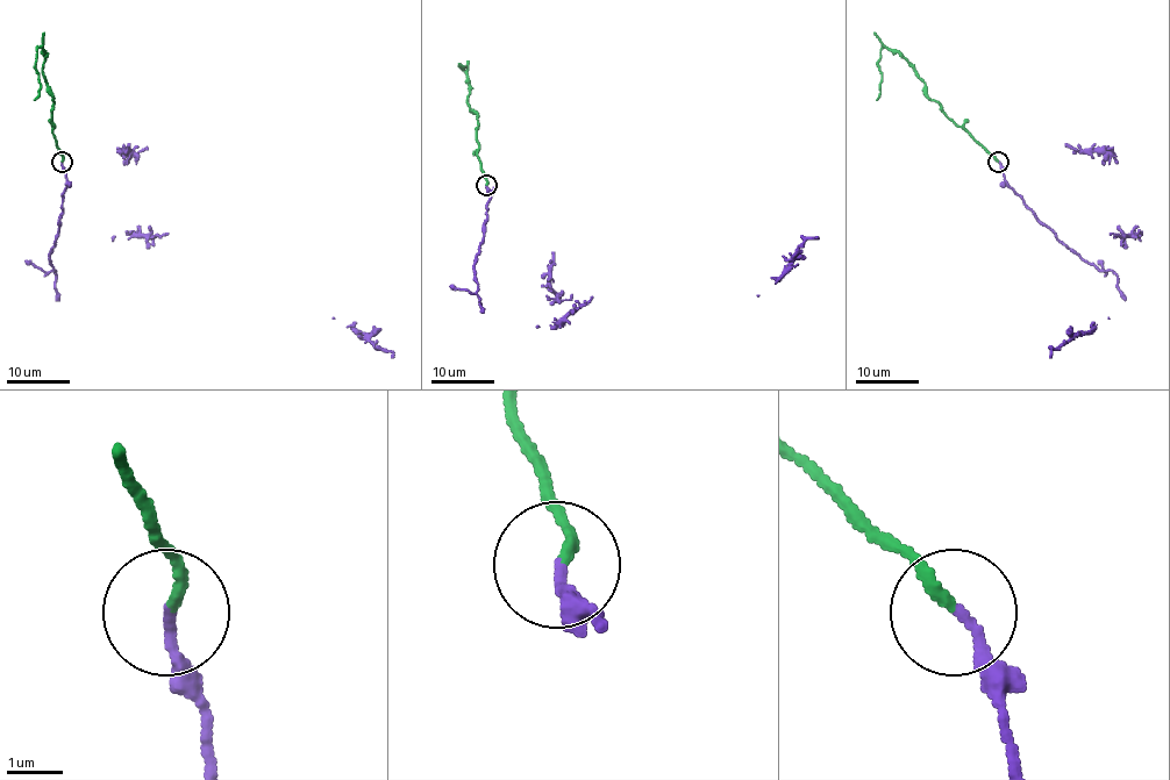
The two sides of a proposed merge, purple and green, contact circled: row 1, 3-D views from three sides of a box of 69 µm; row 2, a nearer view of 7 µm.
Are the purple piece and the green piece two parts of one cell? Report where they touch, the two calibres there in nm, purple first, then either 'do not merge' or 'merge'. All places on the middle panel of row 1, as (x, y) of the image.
place (486, 185); calibres 180 and 200 nm; do not merge

